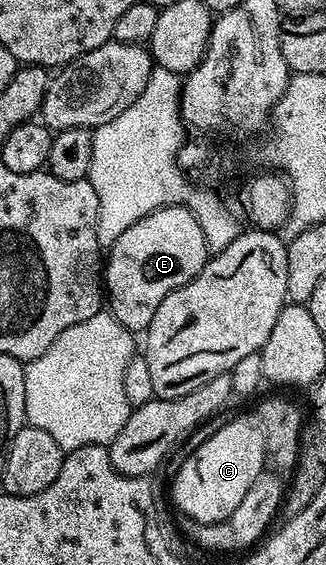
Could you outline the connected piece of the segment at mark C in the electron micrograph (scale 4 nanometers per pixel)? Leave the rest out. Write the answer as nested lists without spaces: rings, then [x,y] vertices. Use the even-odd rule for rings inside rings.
[[[252,419],[248,420],[233,420],[230,424],[222,426],[218,432],[213,432],[181,465],[177,468],[177,473],[173,476],[173,504],[182,513],[180,514],[186,520],[194,520],[197,524],[214,524],[215,522],[223,522],[231,514],[235,514],[235,506],[239,506],[239,502],[243,502],[243,497],[246,496],[247,490],[251,487],[251,482],[255,481],[255,478],[259,477],[259,472],[264,469],[265,460],[265,433]]]

